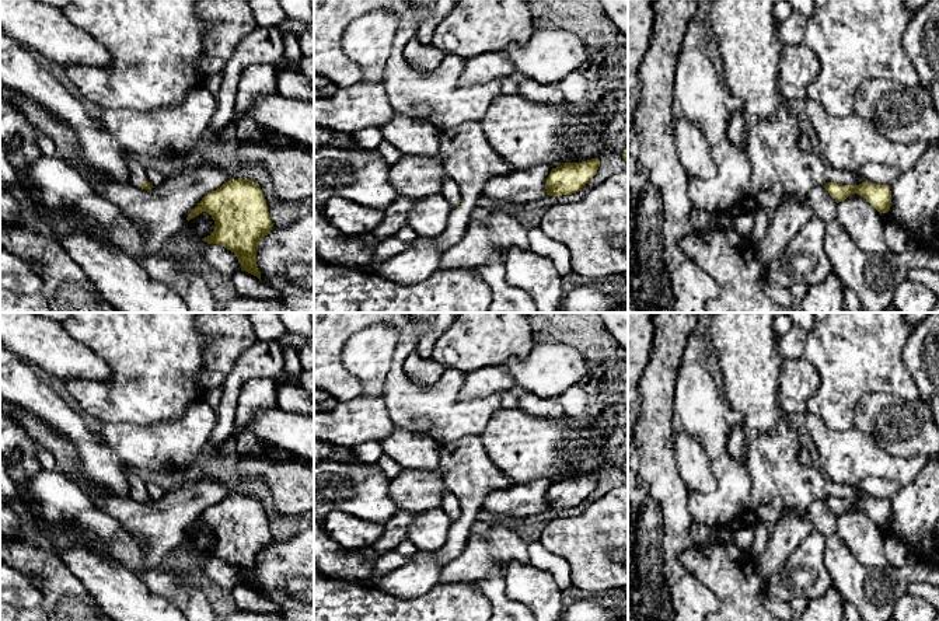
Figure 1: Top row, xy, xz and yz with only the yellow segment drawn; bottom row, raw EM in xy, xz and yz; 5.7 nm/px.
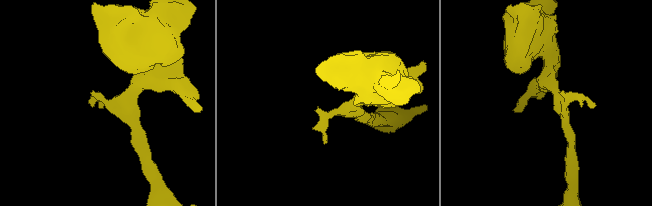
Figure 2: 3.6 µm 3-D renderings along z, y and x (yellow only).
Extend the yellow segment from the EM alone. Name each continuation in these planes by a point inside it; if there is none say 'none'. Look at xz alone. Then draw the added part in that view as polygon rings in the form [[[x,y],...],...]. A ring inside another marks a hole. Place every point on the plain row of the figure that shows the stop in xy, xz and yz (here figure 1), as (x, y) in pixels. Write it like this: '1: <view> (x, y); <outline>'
1: xz (450, 505); [[[446,491],[440,509],[454,521],[457,516],[461,514],[460,502],[457,498]]]

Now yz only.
none

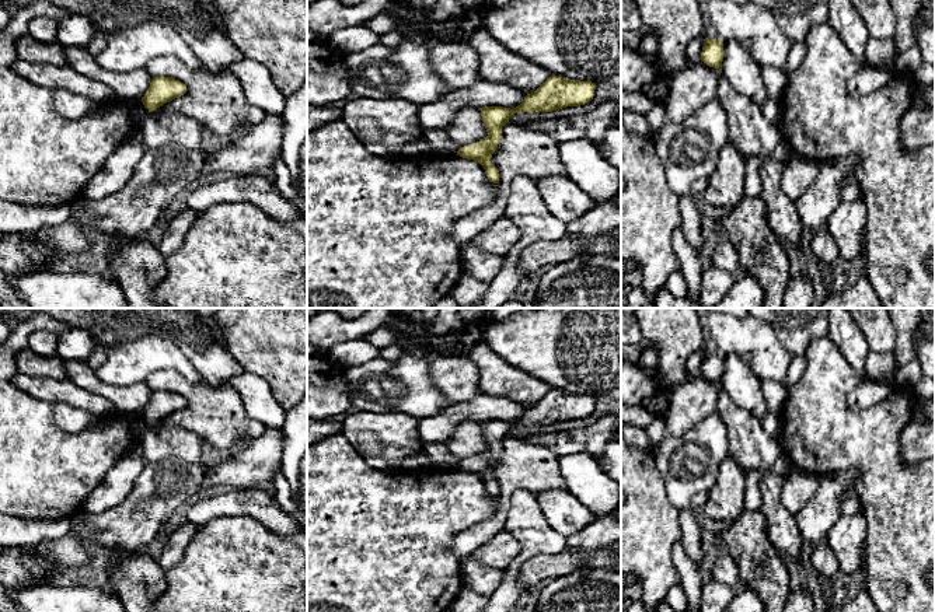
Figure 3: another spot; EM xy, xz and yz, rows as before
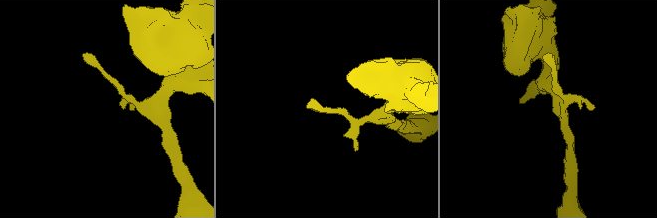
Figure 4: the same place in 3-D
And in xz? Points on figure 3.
none

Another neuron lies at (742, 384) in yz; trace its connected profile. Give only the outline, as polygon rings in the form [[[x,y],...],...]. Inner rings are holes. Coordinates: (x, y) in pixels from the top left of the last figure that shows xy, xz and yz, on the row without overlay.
[[[723,356],[722,389],[732,398],[735,406],[750,412],[760,423],[770,412],[765,402],[761,378],[747,366],[743,357]]]

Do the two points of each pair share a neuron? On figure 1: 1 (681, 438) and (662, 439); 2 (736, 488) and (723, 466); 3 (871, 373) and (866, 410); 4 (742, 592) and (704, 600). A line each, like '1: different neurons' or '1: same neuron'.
1: different neurons
2: same neuron
3: different neurons
4: different neurons

